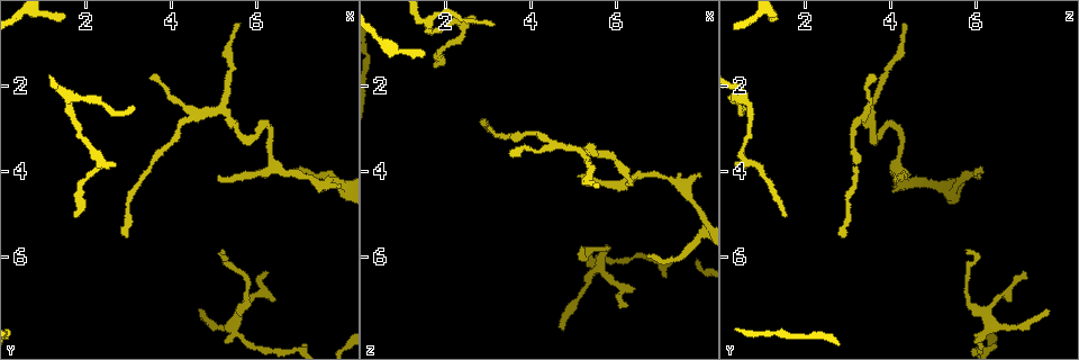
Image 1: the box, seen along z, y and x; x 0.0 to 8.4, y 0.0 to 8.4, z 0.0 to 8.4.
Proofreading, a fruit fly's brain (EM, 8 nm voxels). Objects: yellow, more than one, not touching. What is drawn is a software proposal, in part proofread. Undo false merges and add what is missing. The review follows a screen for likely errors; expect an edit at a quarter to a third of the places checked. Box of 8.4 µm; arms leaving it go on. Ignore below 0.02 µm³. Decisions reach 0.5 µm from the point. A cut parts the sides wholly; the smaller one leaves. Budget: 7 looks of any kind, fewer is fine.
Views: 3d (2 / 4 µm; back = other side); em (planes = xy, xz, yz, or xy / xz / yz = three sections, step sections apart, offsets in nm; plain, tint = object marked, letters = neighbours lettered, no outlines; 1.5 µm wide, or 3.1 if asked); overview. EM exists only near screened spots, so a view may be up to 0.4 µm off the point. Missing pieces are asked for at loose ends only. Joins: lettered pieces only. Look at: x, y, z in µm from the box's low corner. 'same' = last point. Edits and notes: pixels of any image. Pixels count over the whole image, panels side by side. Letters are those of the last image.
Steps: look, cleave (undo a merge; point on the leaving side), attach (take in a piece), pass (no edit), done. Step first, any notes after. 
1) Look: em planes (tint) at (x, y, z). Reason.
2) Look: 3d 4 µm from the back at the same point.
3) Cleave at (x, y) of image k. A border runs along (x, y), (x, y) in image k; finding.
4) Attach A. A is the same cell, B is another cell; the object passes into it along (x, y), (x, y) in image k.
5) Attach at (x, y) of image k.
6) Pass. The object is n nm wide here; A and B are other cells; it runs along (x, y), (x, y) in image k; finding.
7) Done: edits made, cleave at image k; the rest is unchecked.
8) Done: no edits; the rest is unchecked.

Look: em planes (letters) at (4.80, 7.30, 7.65).

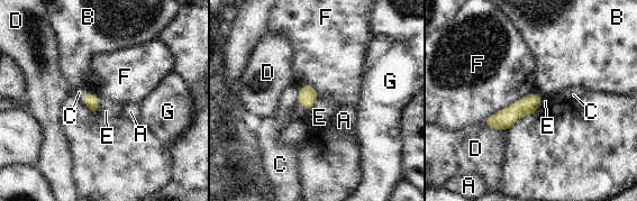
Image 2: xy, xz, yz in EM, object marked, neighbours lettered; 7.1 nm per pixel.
Attach C. The object is 100 nm wide here; C is the same cell, A, B, D, E, F and G are other cells; the object passes into it along (307, 96), (303, 104), (299, 111) in image 2; it goes on there.

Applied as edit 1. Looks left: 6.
Look: overview. See it whole again.

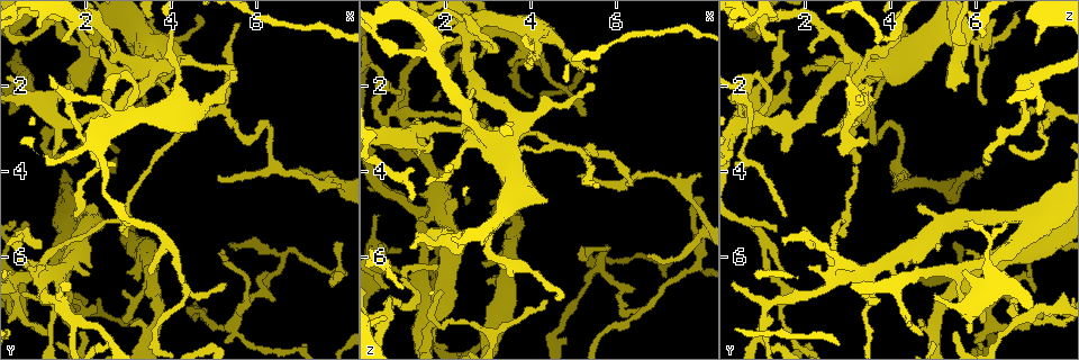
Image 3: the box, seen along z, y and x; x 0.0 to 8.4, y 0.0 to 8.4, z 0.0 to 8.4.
Look: 3d 2 µm at (2.05, 6.45, 4.20). An open end.

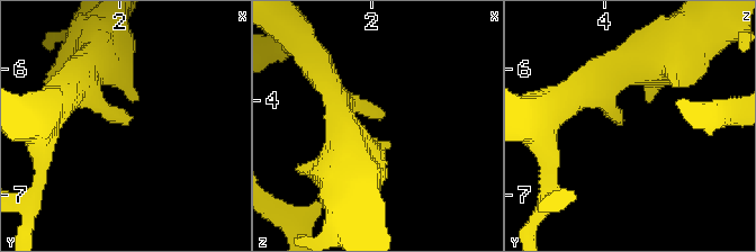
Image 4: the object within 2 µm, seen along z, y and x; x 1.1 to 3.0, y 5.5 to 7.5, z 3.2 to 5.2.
Look: em xz step 8 (tint) at (2.08, 6.42, 4.14).

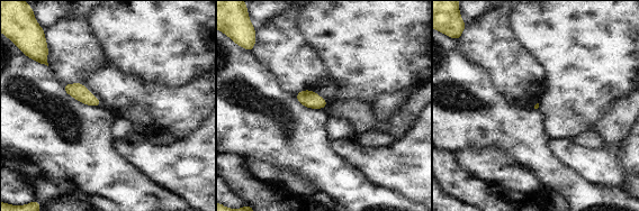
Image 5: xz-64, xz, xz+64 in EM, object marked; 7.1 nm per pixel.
Look: em xy step 8 (letters) at the same point. Cut it another way.

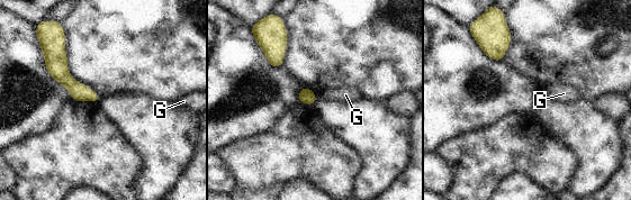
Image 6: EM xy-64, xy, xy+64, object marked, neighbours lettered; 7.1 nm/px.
Pass. The longest contact is with G, 40 nm; G is another cell; it runs along (57, 50), (57, 70), (97, 99) in image 6; none of them fits.

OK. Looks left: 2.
Look: 3d 2 µm at (1.75, 5.10, 1.55).

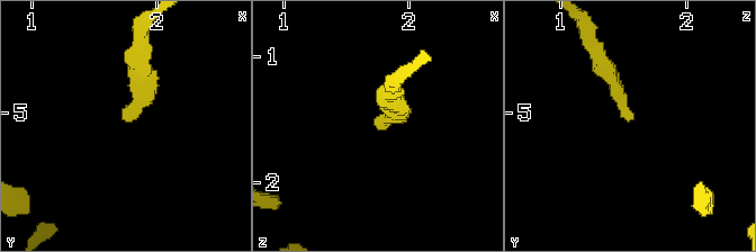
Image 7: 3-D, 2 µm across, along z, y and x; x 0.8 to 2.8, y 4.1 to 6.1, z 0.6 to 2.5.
Look: em planes (letters) at (1.76, 5.06, 1.56).

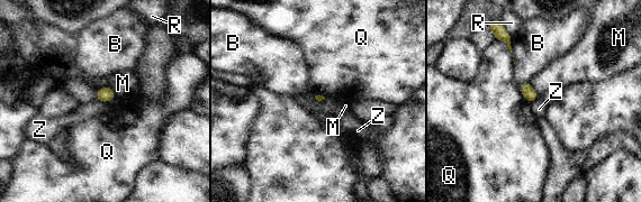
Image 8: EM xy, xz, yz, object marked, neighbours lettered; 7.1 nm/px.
Pass. B, M, Q, R and Z are other cells; no lettered piece goes on from it.

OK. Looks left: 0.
Done: edits made, attach at image 2; the rest is unchecked.

